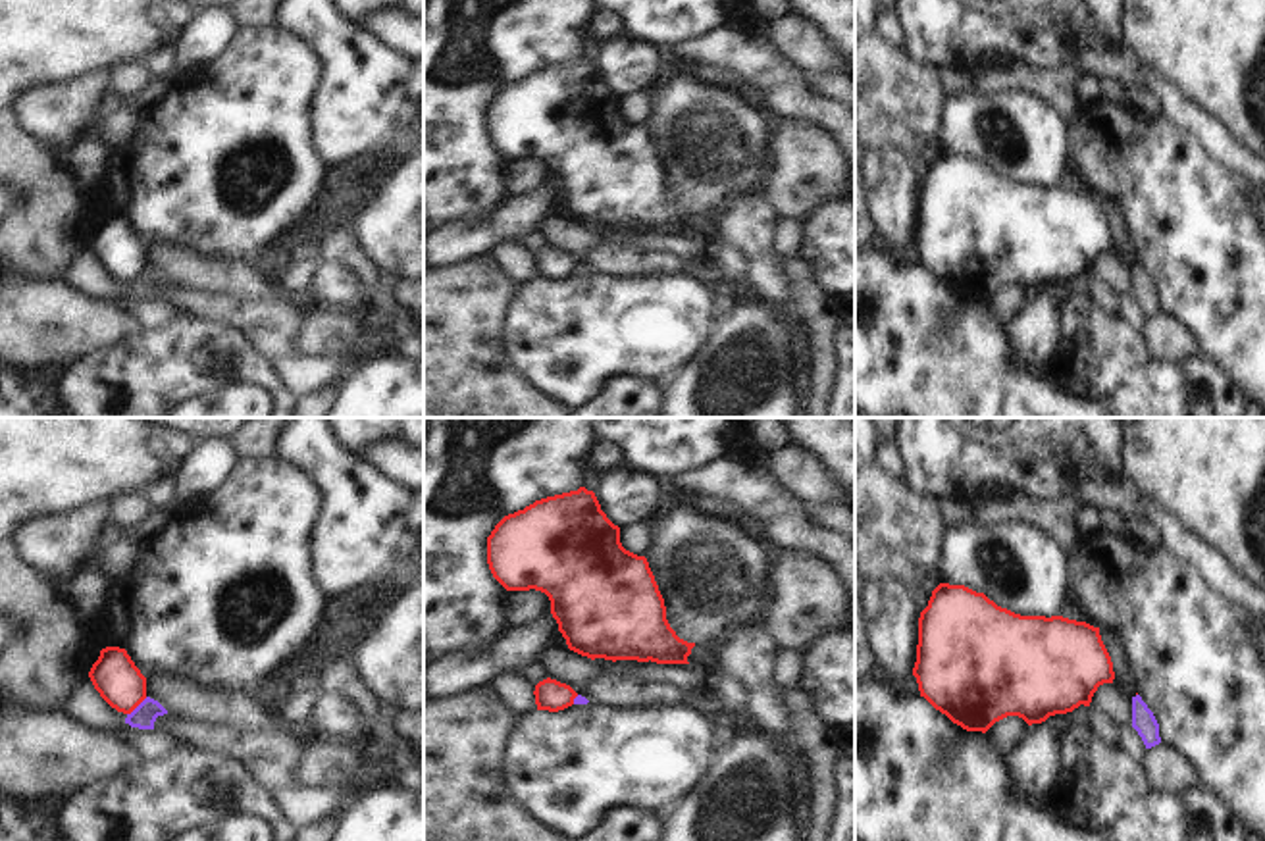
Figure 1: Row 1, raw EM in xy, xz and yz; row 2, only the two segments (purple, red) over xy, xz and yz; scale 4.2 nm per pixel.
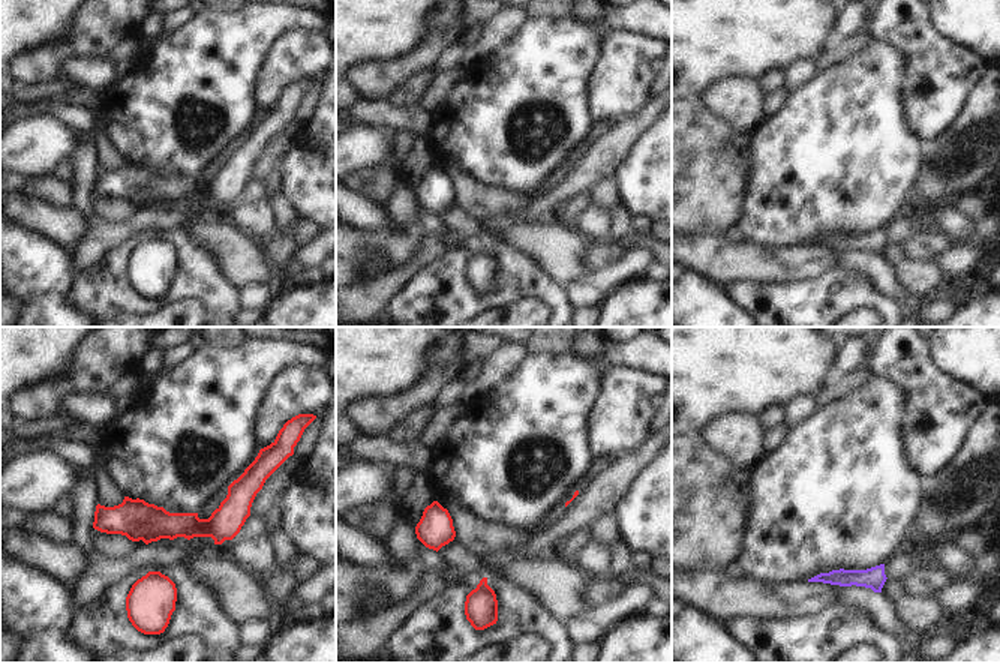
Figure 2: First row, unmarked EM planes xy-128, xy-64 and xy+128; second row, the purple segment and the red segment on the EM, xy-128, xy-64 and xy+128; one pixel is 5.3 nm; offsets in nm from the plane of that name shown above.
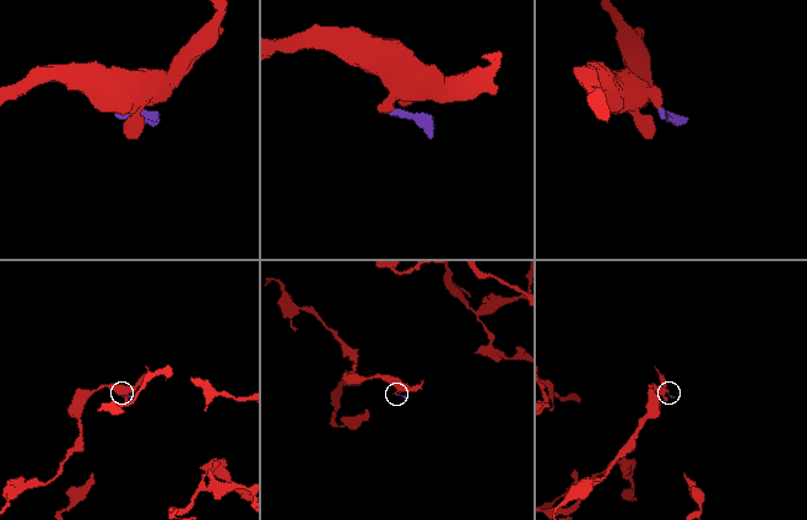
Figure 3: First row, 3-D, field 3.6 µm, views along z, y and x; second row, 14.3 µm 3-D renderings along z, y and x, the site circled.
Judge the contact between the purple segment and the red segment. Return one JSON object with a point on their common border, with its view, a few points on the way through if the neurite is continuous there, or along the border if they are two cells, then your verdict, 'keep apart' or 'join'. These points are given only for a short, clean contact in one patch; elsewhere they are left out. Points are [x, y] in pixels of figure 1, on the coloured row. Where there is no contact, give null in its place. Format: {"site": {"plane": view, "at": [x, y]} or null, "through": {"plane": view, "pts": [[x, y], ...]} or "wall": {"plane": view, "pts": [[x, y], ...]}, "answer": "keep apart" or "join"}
{"site": {"plane": "xy", "at": [139, 705]}, "wall": {"plane": "xy", "pts": [[147, 697], [128, 714]]}, "answer": "keep apart"}

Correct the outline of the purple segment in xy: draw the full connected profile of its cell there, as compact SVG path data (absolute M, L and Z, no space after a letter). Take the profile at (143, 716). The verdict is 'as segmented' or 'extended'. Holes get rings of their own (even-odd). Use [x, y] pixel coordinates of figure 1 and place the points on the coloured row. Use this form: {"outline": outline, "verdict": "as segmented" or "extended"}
{"outline": "M89 675L73 685L60 712L83 727L102 731L114 731L123 724L139 729L154 729L156 718L168 714L168 710L150 697L146 697L131 714L117 712L100 697Z", "verdict": "extended"}

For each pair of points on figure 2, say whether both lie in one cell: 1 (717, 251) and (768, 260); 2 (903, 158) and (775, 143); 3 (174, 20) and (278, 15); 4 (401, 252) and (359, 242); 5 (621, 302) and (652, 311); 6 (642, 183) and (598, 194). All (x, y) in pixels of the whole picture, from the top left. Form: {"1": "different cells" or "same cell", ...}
{"1": "same cell", "2": "same cell", "3": "different cells", "4": "same cell", "5": "same cell", "6": "different cells"}

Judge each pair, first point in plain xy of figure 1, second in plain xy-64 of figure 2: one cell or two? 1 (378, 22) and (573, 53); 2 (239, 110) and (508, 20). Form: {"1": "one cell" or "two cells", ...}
{"1": "one cell", "2": "two cells"}

